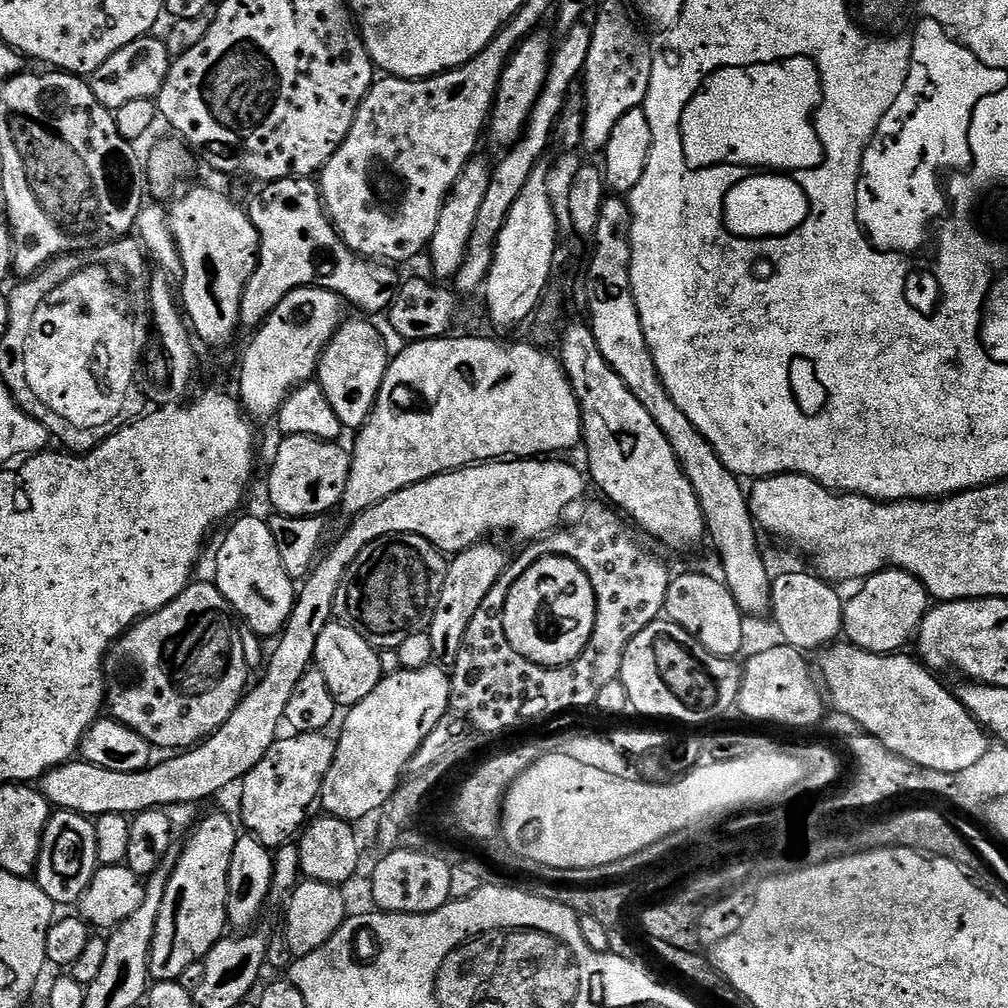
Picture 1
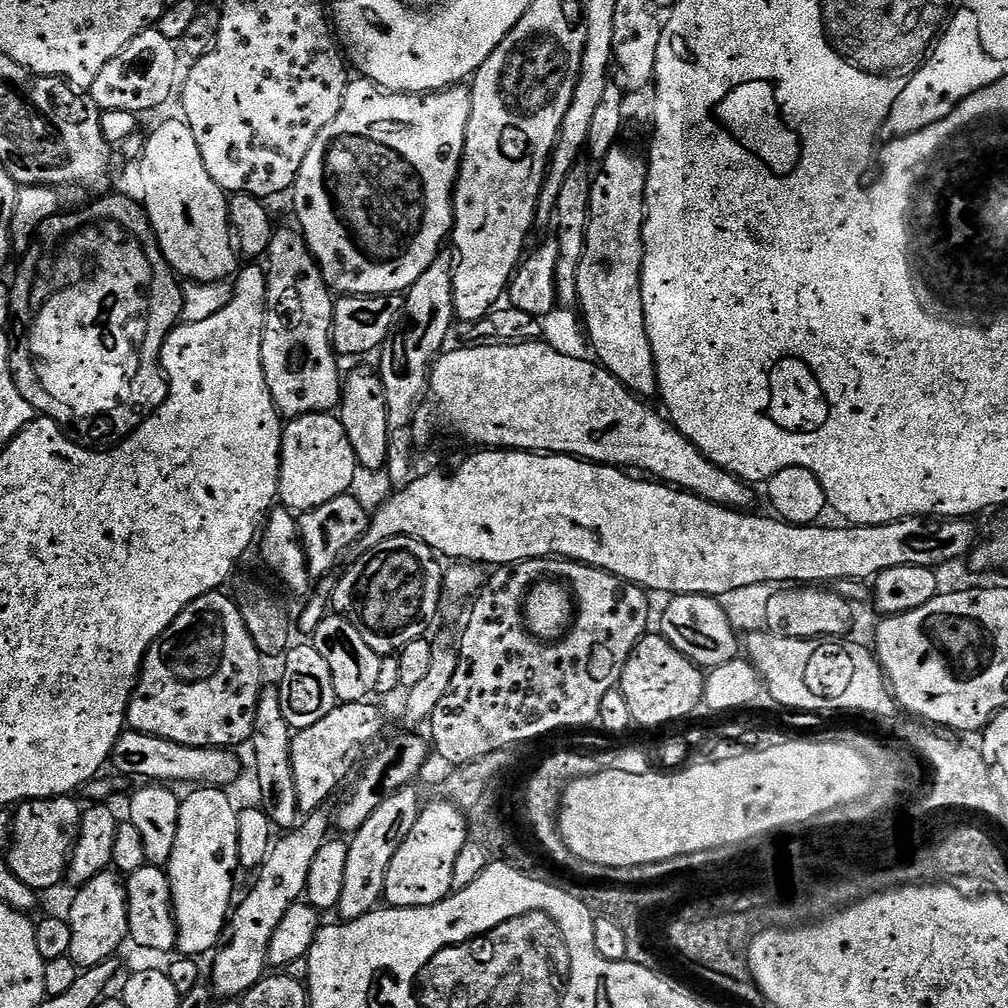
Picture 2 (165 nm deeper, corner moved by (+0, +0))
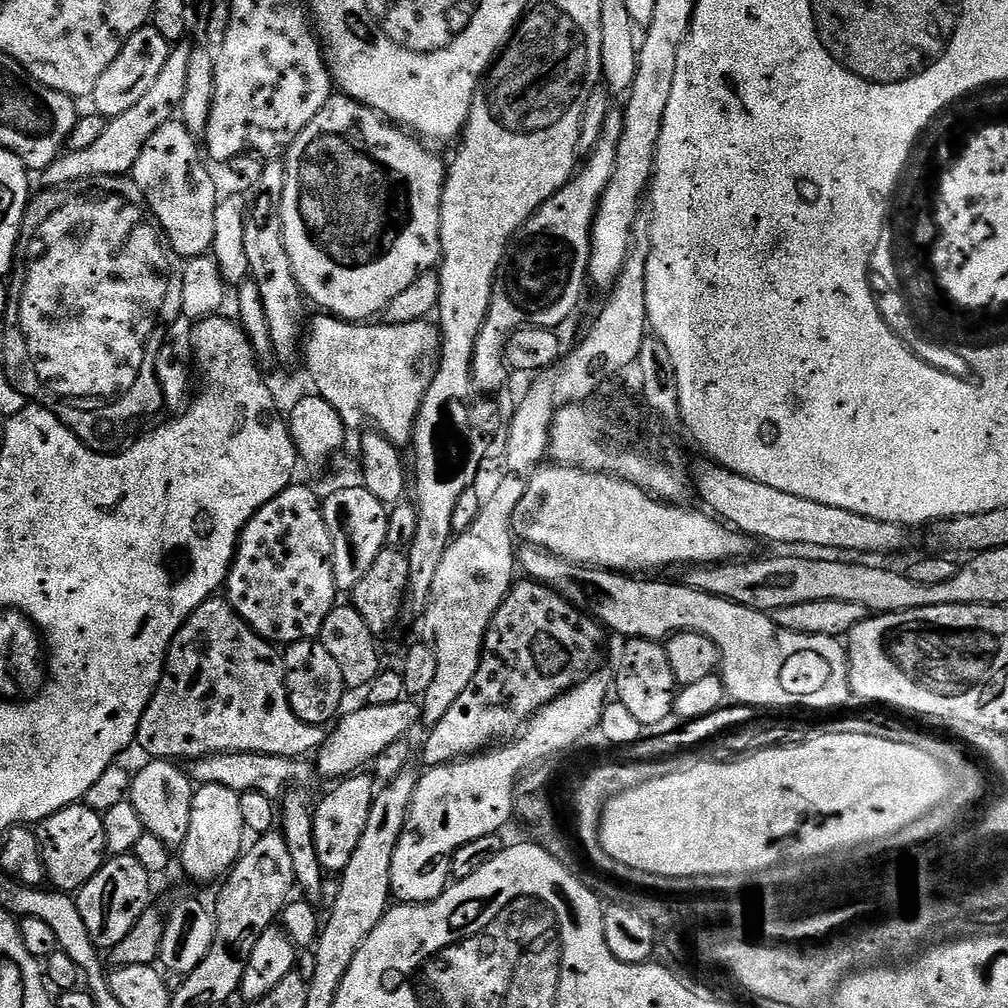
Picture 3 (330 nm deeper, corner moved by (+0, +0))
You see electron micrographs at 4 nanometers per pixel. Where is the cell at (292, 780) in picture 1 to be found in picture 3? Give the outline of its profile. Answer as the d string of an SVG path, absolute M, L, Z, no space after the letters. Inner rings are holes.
M403 698L390 705L368 704L363 707L356 708L353 712L345 711L335 721L336 729L325 735L324 744L314 756L314 768L319 775L321 772L324 776L343 778L359 773L363 764L371 765L376 756L386 750L386 746L390 746L395 740L405 739L409 735L407 732L422 720L421 705L412 698Z

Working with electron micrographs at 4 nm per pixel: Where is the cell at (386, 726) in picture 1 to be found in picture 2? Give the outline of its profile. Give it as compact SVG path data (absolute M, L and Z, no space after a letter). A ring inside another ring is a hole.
M324 810L307 813L299 823L281 835L284 836L281 840L279 837L273 843L268 857L260 863L255 873L256 885L245 894L241 904L239 901L231 909L230 919L224 926L224 935L220 937L219 945L211 957L210 987L217 997L243 997L269 971L270 938L274 938L274 930L278 930L278 922L282 922L286 910L301 903L307 890L307 878L314 856L329 839L328 831L333 831L333 817L326 813Z

